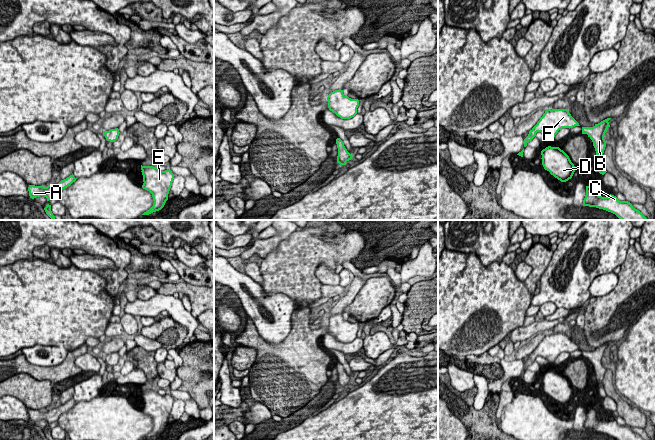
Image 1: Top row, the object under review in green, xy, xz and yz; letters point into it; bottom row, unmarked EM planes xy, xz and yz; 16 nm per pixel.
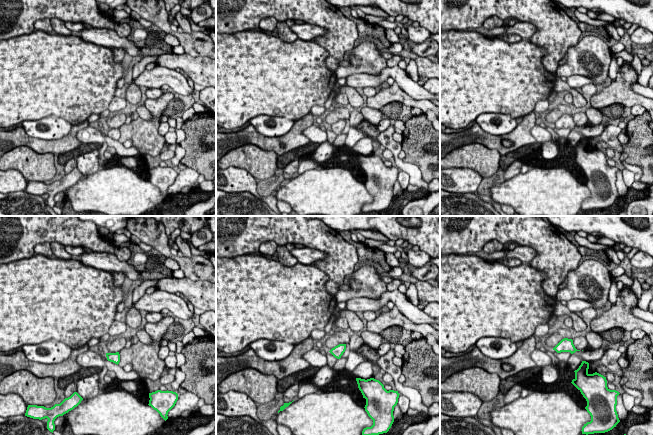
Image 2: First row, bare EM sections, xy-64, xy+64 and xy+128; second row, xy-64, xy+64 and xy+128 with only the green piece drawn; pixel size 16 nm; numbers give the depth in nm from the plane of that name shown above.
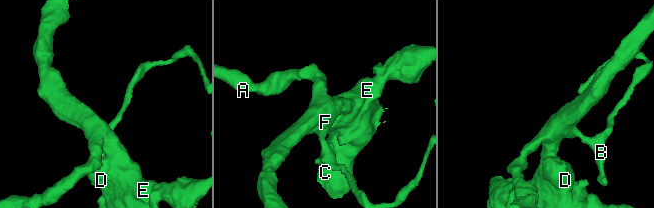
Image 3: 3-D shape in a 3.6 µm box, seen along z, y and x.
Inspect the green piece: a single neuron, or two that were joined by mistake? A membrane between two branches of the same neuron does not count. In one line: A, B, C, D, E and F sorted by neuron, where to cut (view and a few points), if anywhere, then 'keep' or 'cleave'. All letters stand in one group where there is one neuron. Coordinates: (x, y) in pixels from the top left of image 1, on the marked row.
A / B C D E F | xy (118, 130), (109, 134), (110, 141) | cleave

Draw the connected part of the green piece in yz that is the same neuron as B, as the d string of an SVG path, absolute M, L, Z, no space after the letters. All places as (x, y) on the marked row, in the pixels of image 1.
M607 118L600 123L595 124L593 127L582 127L582 134L587 134L588 137L592 140L596 151L597 160L599 161L598 165L595 168L595 172L599 172L602 175L607 172L605 165L601 160L606 147L604 136L607 129L610 127L608 122L610 119L611 118Z

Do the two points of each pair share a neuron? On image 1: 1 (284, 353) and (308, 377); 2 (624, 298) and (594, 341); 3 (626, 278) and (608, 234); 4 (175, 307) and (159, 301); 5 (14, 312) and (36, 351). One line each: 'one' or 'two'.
1: one
2: one
3: two
4: one
5: two

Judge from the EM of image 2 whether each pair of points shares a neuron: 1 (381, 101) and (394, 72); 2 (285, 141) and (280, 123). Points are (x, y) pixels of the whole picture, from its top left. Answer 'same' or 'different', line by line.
1: different
2: different

